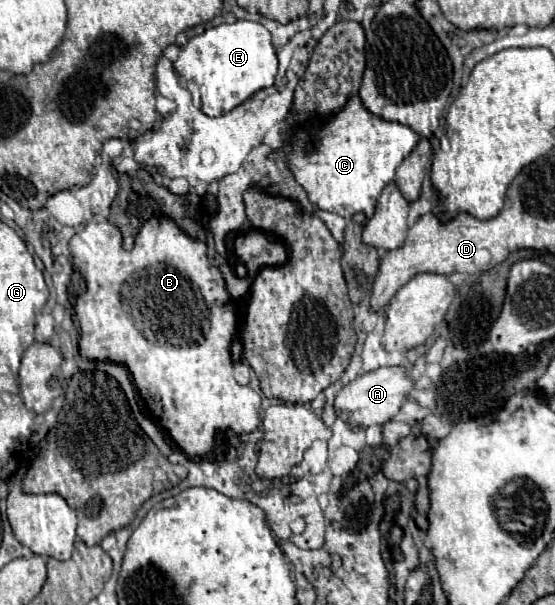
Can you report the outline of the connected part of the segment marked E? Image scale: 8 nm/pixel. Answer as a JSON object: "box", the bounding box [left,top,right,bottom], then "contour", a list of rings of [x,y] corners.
{"box":[173,20,277,116],"contour":[[[237,20],[233,24],[219,24],[193,36],[185,46],[179,46],[179,56],[173,70],[185,80],[193,96],[193,104],[207,116],[221,116],[257,90],[273,84],[277,74],[277,56],[271,44],[271,34],[259,22]]]}

